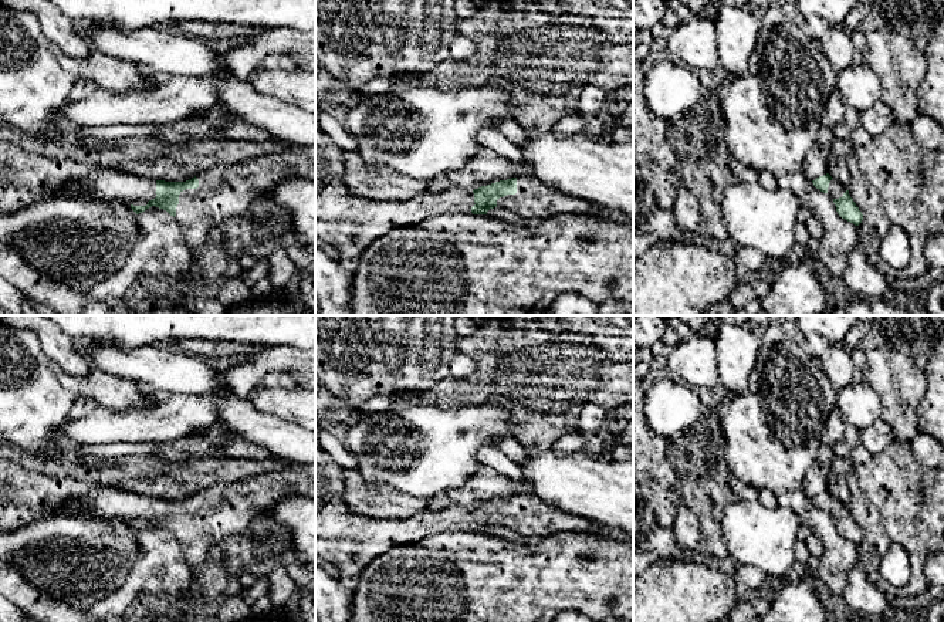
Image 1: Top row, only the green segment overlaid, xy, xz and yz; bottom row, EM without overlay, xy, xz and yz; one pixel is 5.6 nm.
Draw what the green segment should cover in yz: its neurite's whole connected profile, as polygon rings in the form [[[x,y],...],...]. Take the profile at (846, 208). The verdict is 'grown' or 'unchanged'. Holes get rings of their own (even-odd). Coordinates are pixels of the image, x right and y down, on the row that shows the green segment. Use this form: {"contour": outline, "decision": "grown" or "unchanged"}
{"contour": [[[829,173],[812,180],[813,186],[823,193],[828,193],[836,206],[838,214],[859,226],[863,220],[863,214],[849,195],[847,183],[833,179]]], "decision": "grown"}

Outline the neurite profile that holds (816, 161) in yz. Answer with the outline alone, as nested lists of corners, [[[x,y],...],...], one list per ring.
[[[823,124],[822,128],[819,129],[819,133],[813,145],[806,152],[802,165],[802,173],[809,180],[815,180],[816,178],[828,173],[830,148],[833,141],[835,141],[835,135],[832,132],[832,128]]]

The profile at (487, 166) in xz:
[[[484,148],[474,158],[468,159],[463,168],[449,170],[446,176],[450,179],[451,185],[473,192],[481,186],[518,178],[522,173],[522,166]]]

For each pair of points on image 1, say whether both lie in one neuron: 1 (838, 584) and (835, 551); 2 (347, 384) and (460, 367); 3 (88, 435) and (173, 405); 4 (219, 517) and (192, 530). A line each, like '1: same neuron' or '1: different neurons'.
1: same neuron
2: different neurons
3: same neuron
4: same neuron

